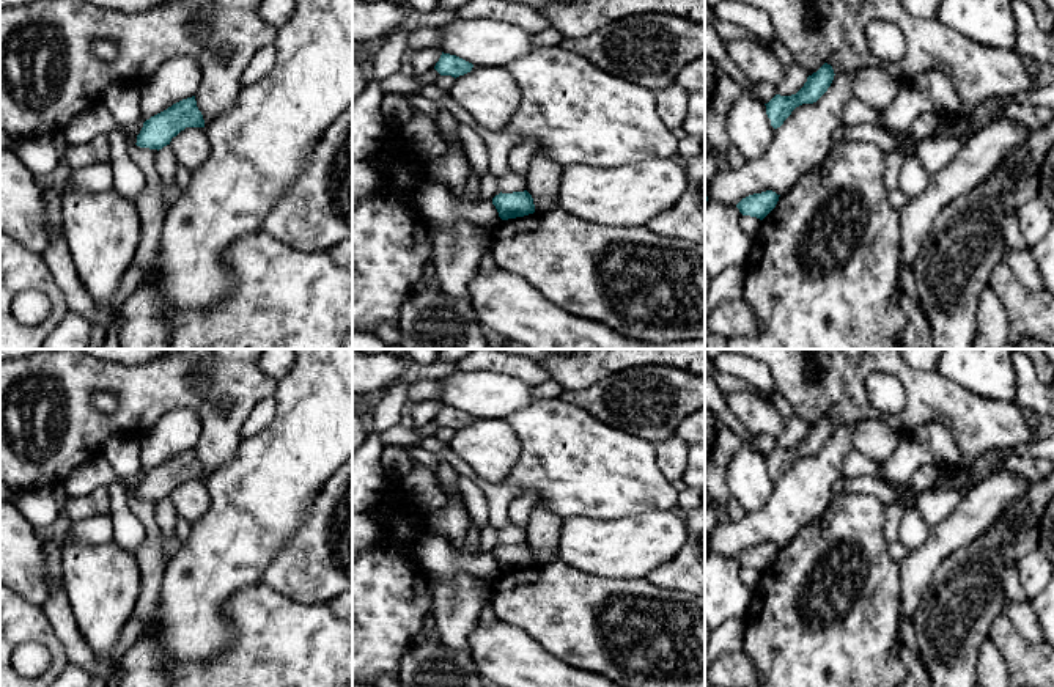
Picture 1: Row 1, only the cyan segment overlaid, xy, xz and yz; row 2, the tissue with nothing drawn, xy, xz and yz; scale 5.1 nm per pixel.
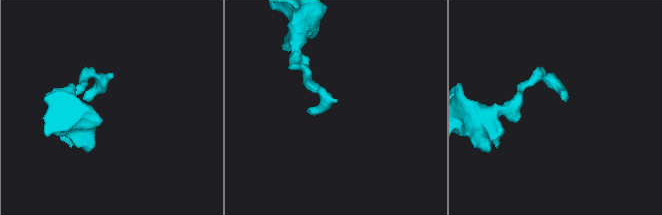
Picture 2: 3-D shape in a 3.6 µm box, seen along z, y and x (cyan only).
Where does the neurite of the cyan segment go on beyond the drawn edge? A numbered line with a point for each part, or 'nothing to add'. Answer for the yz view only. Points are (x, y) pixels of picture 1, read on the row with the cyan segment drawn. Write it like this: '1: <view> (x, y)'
nothing to add

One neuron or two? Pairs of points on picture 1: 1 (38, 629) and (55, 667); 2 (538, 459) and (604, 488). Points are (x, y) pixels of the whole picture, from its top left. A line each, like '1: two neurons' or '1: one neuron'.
1: one neuron
2: one neuron

